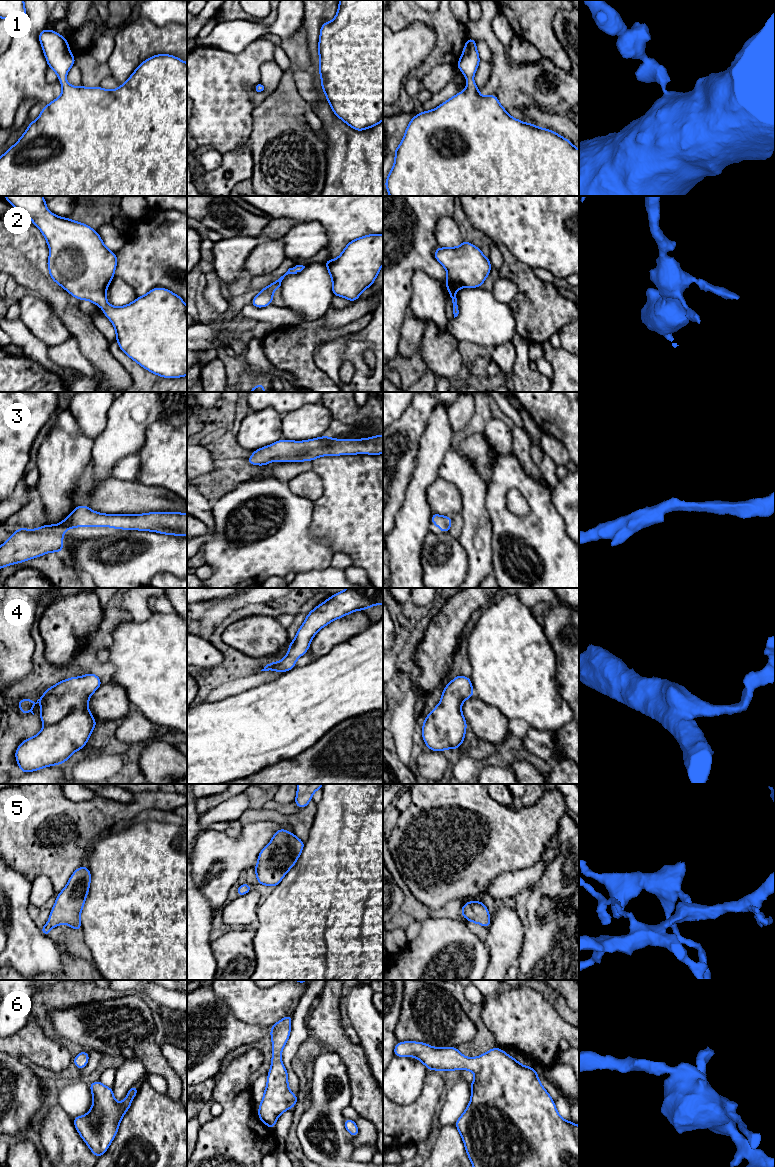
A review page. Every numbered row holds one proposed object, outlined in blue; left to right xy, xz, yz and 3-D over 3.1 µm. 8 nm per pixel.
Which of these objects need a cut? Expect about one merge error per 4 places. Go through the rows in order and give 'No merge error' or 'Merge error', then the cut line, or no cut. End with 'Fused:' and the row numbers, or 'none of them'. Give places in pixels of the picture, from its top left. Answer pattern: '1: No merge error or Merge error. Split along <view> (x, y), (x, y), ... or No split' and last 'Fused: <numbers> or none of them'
1: No merge error. No split
2: No merge error. No split
3: No merge error. No split
4: No merge error. No split
5: No merge error. No split
6: No merge error. No split
Fused: none of them

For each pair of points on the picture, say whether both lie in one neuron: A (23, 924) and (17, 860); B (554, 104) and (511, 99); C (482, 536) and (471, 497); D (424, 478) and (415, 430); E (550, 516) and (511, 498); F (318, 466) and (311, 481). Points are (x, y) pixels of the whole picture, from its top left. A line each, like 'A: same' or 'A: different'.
A: different
B: same
C: same
D: different
E: different
F: different

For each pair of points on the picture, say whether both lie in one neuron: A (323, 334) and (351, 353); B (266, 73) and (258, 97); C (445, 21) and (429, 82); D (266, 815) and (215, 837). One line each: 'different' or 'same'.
A: different
B: same
C: different
D: different

